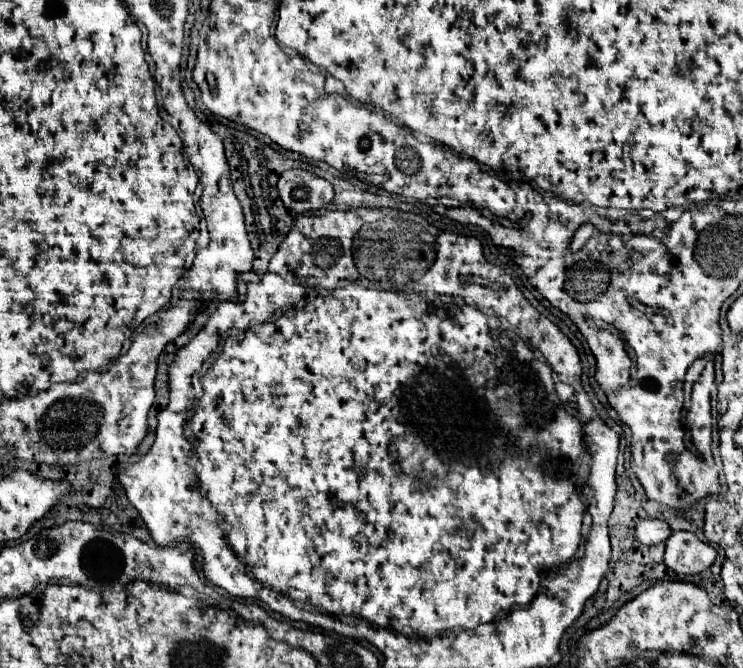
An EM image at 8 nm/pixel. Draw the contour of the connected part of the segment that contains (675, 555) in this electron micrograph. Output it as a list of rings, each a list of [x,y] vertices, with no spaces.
[[[672,532],[666,540],[664,564],[676,574],[692,576],[710,568],[716,560],[716,550],[710,544],[704,544],[692,532]]]

